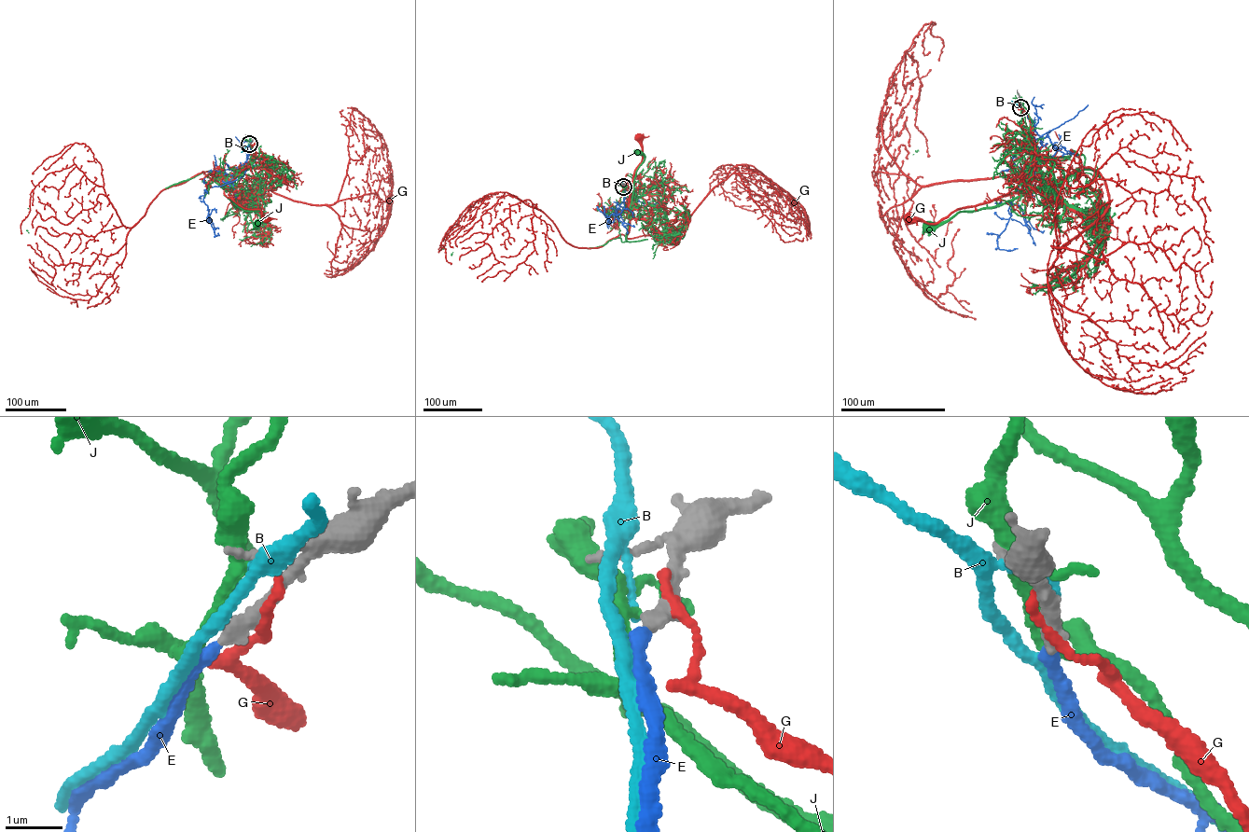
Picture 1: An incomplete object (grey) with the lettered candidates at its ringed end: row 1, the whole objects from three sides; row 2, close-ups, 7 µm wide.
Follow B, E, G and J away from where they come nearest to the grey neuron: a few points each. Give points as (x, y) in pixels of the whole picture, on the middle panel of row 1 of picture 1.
B: (623, 186), (623, 200)
E: (623, 187), (632, 201), (630, 191), (613, 222), (608, 217), (624, 208), (633, 217)
G: (623, 187), (634, 197), (629, 205), (630, 219), (629, 193), (643, 157), (639, 137)
J: (623, 186), (633, 196), (628, 208), (631, 215), (629, 218), (634, 178), (645, 158), (637, 152)

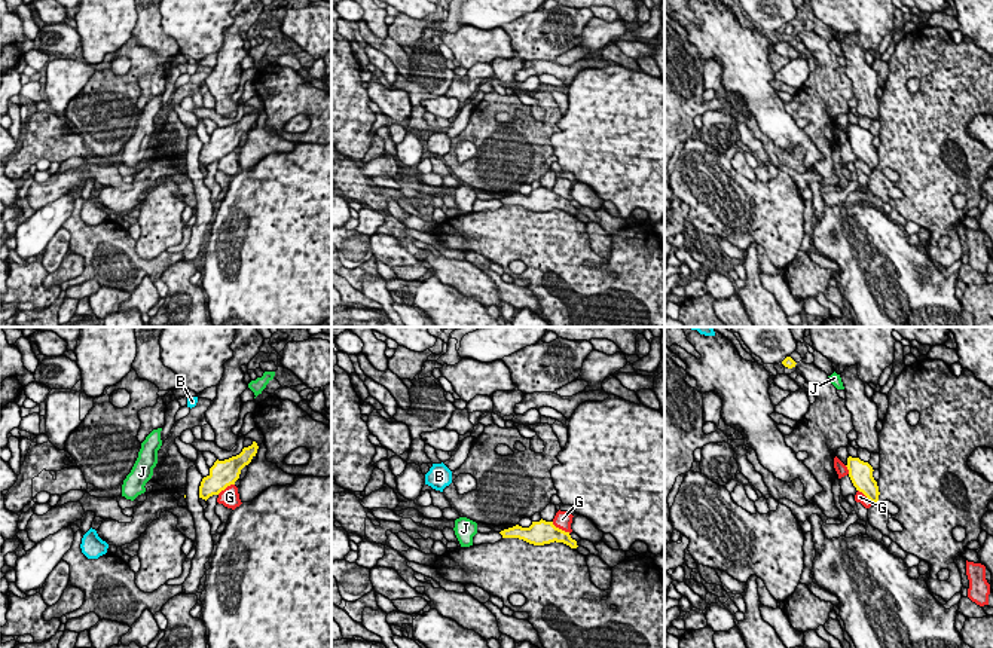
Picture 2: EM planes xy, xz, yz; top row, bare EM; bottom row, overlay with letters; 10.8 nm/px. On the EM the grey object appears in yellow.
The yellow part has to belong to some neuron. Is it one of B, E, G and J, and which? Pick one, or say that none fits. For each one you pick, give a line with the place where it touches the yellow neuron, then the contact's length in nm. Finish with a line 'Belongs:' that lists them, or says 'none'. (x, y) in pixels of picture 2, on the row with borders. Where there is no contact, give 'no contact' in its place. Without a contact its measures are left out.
E: no contact
Belongs: E

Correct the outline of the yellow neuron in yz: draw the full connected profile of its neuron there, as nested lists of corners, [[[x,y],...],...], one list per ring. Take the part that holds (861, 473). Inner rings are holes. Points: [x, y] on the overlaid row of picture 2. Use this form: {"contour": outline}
{"contour": [[[847,458],[849,477],[856,487],[862,492],[871,502],[879,501],[879,486],[873,477],[873,467],[868,462],[861,461],[859,458]]]}

